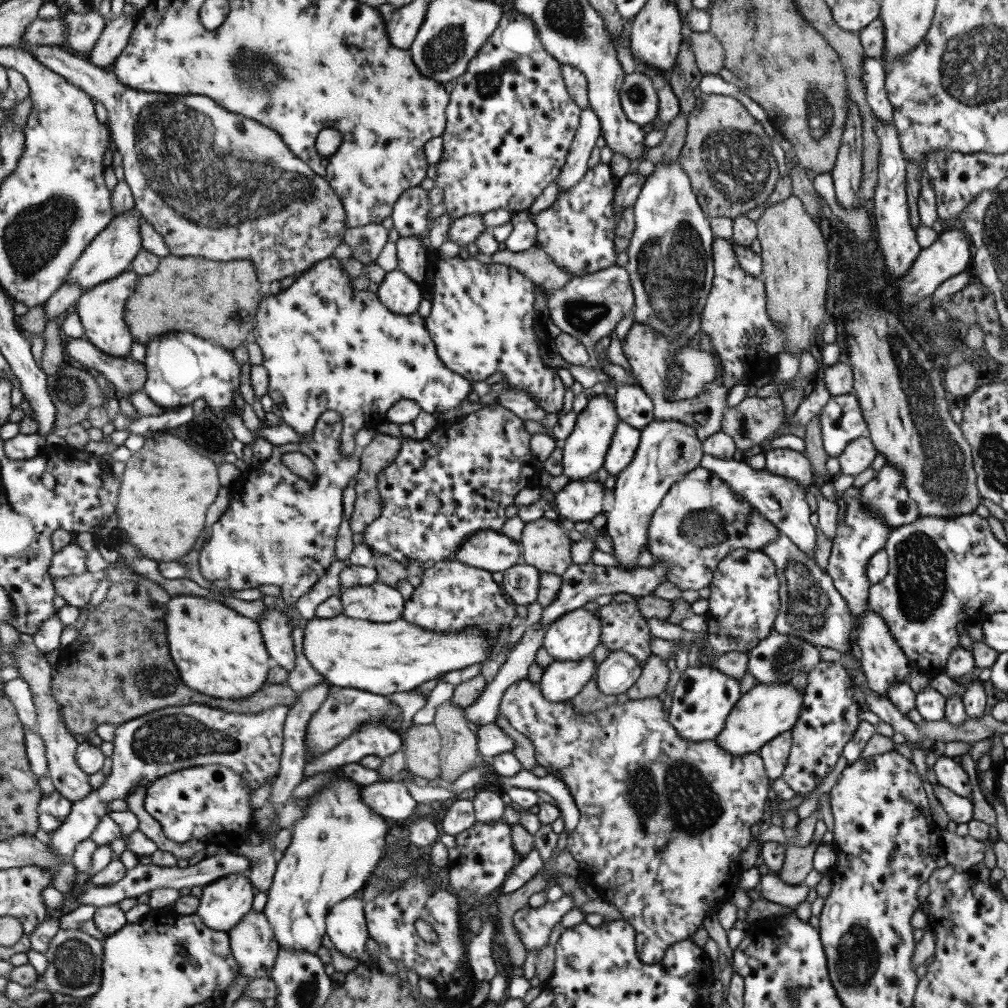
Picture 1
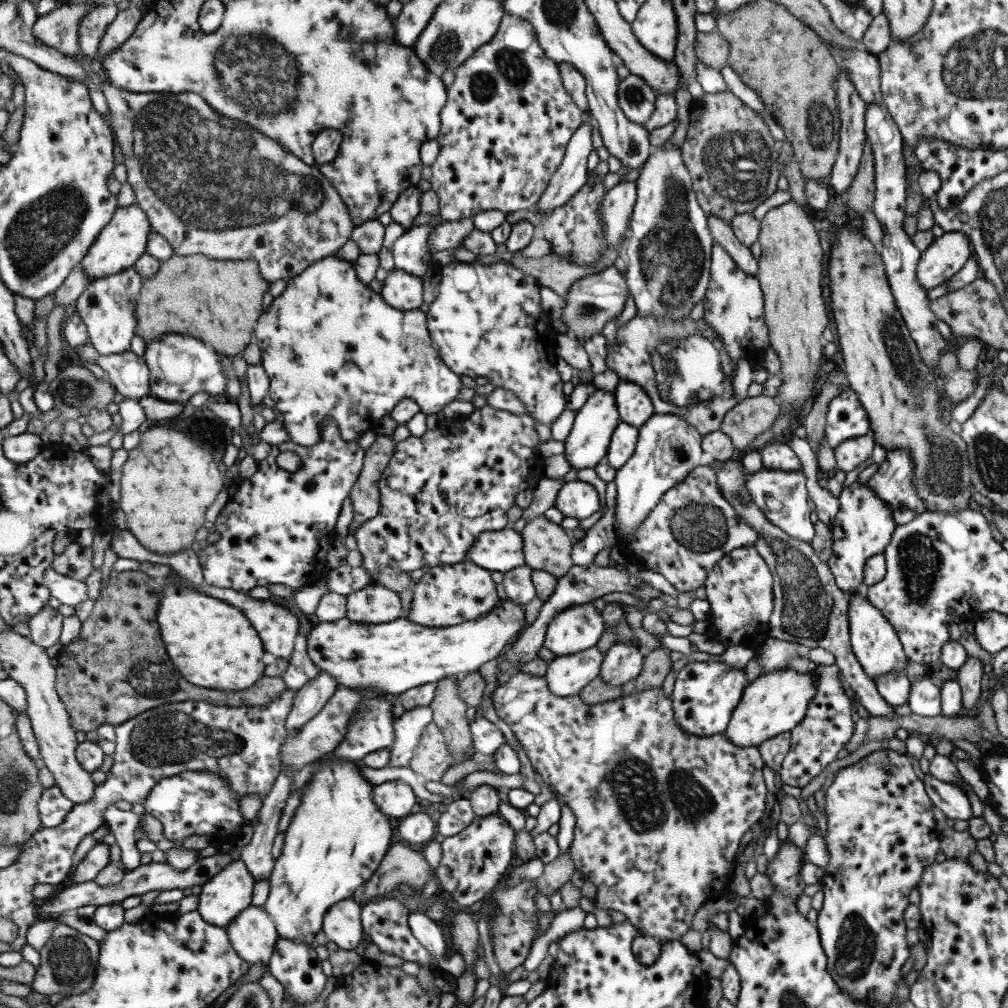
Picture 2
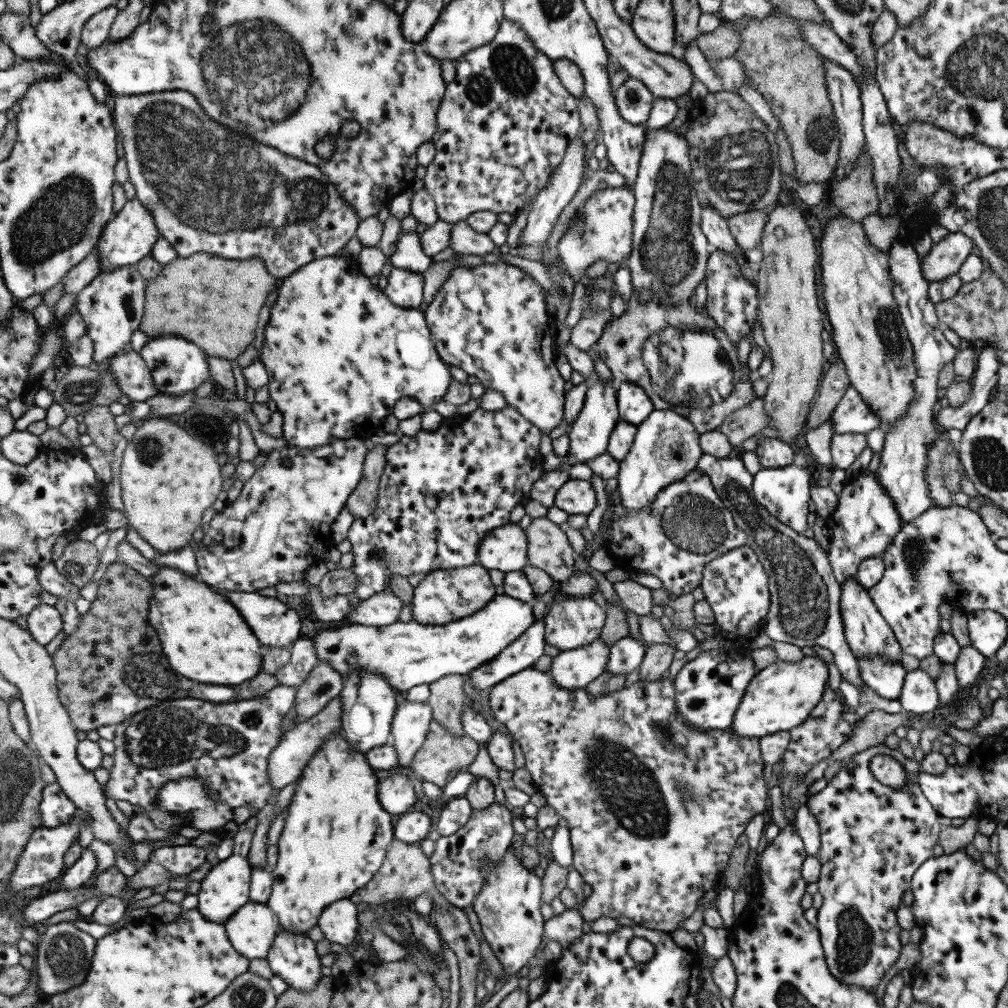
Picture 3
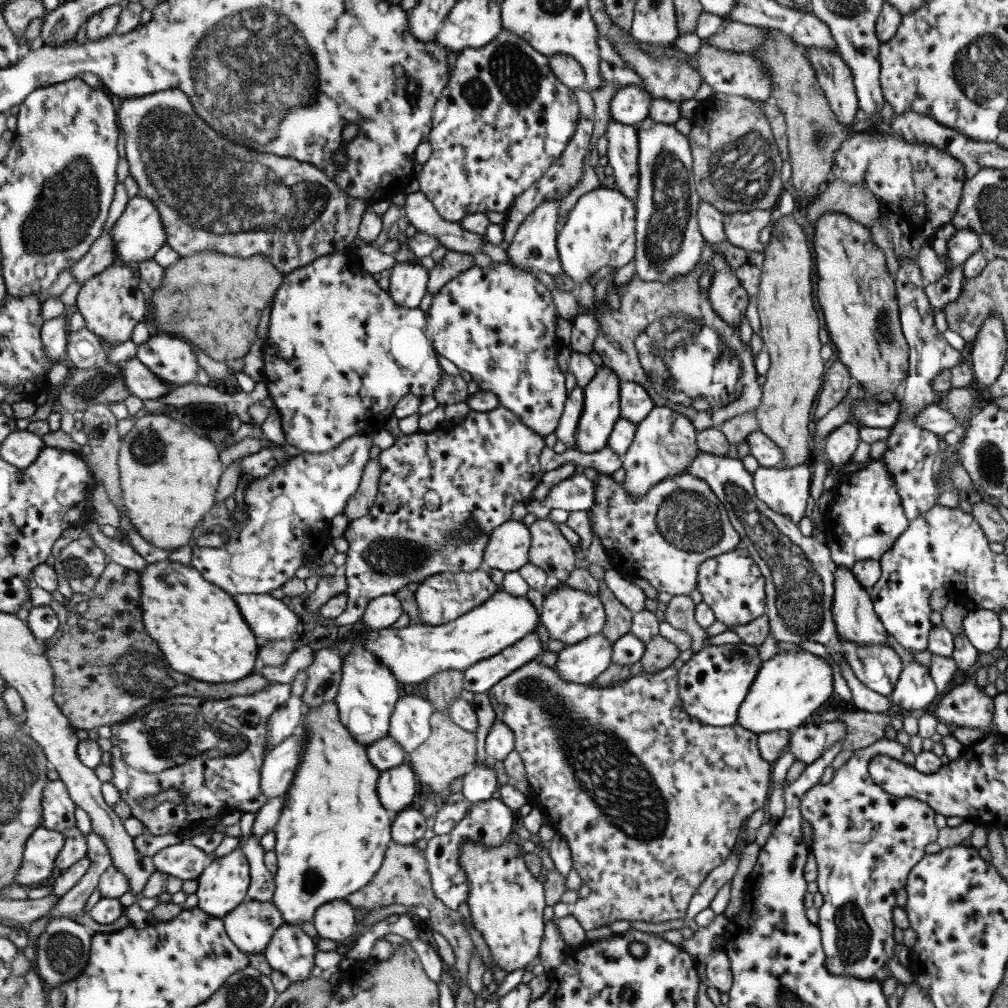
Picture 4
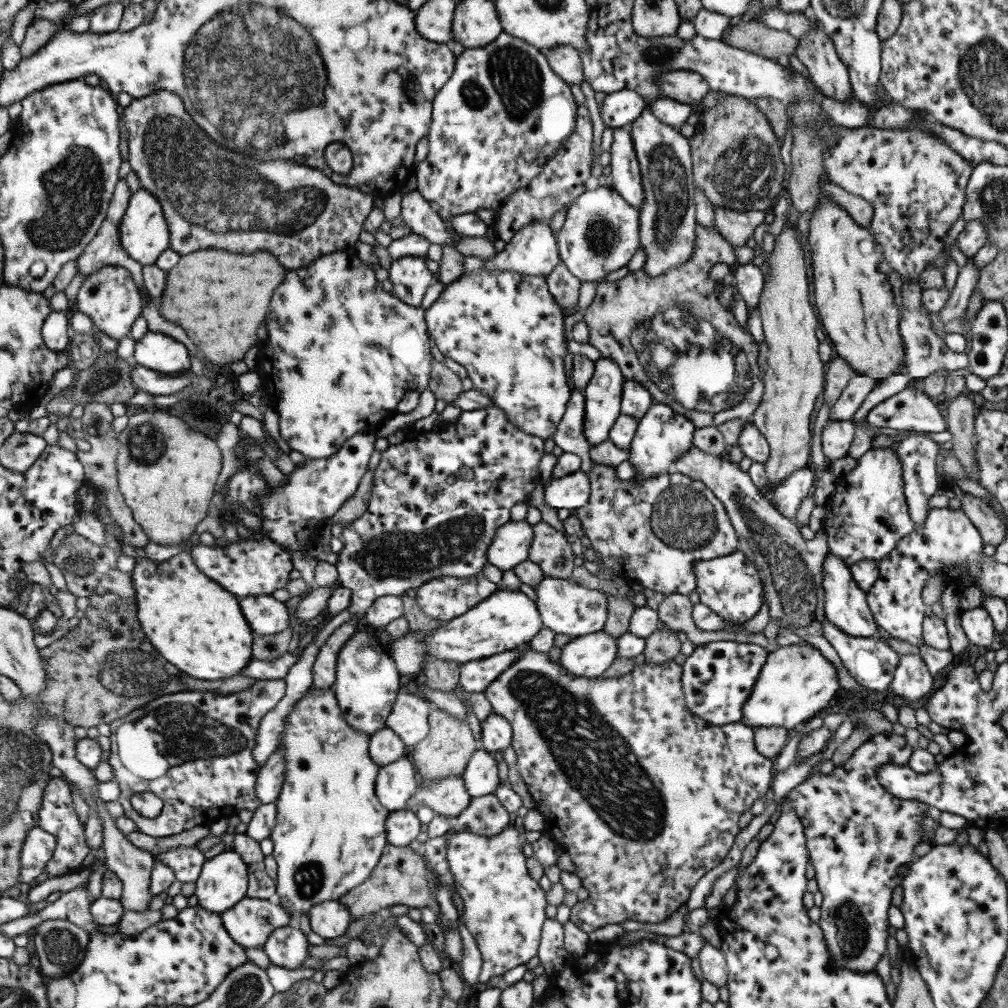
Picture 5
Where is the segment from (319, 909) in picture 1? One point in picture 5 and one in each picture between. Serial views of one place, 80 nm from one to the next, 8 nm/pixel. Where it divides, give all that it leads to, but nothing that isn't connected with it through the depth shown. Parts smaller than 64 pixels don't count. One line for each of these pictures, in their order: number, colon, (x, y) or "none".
2: (338, 837)
3: (337, 834)
4: (332, 838)
5: (330, 835)

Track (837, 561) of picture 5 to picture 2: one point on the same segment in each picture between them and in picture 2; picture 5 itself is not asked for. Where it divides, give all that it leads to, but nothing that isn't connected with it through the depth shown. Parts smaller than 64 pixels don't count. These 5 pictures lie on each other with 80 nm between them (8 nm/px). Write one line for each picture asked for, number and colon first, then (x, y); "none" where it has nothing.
2: (873, 641)
3: (866, 633)
4: (855, 620)

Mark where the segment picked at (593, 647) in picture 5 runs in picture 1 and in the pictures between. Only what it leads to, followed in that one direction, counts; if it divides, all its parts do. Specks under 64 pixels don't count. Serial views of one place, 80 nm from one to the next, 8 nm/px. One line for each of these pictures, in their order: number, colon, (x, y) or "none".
1: (560, 681)
2: (566, 675)
3: (571, 669)
4: (580, 663)

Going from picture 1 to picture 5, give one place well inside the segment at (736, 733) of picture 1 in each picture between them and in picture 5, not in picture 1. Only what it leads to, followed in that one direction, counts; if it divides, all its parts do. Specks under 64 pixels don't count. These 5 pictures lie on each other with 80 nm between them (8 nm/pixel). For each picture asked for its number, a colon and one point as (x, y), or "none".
2: (774, 703)
3: (779, 697)
4: (788, 688)
5: (796, 681)

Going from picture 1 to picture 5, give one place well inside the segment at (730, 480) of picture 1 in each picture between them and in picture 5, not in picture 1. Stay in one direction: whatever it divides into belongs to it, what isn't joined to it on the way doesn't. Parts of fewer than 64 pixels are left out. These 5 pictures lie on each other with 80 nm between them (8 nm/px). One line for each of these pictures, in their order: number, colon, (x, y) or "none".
2: (781, 495)
3: (784, 491)
4: (784, 490)
5: (785, 495)

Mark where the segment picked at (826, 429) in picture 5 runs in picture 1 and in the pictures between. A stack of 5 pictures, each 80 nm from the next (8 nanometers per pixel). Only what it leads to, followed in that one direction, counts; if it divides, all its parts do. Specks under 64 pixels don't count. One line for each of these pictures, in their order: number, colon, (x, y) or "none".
1: (857, 455)
2: (848, 455)
3: (844, 448)
4: (840, 444)

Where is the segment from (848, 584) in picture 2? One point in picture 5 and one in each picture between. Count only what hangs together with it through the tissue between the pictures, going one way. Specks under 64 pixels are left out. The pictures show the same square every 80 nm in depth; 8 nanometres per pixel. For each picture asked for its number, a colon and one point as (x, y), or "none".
3: (865, 520)
4: (866, 516)
5: (866, 517)

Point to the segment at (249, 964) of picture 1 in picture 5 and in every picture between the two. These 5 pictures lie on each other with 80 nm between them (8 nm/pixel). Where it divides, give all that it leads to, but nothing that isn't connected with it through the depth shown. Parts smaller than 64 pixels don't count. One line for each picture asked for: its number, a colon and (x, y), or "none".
2: (254, 934)
3: (253, 929)
4: (252, 925)
5: (251, 922)

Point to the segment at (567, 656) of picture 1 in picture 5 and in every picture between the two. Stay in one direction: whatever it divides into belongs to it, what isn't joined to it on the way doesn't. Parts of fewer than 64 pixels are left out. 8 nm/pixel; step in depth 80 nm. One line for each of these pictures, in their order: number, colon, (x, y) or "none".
2: (577, 628)
3: (570, 622)
4: (569, 615)
5: (565, 608)

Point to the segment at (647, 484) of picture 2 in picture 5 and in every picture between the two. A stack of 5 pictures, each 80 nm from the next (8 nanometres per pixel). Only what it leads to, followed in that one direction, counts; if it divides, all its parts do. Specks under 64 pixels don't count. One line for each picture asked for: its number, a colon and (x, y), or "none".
3: (665, 448)
4: (663, 444)
5: (661, 435)

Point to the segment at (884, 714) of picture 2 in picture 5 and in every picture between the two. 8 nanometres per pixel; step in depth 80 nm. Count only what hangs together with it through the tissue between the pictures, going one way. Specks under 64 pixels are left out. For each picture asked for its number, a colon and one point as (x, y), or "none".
3: (803, 609)
4: (797, 570)
5: (791, 566)

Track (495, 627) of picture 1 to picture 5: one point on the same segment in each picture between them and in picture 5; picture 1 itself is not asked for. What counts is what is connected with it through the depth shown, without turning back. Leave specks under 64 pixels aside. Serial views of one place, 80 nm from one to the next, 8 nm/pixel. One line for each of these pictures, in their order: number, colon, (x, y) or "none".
2: (445, 596)
3: (443, 596)
4: (442, 598)
5: (447, 597)

